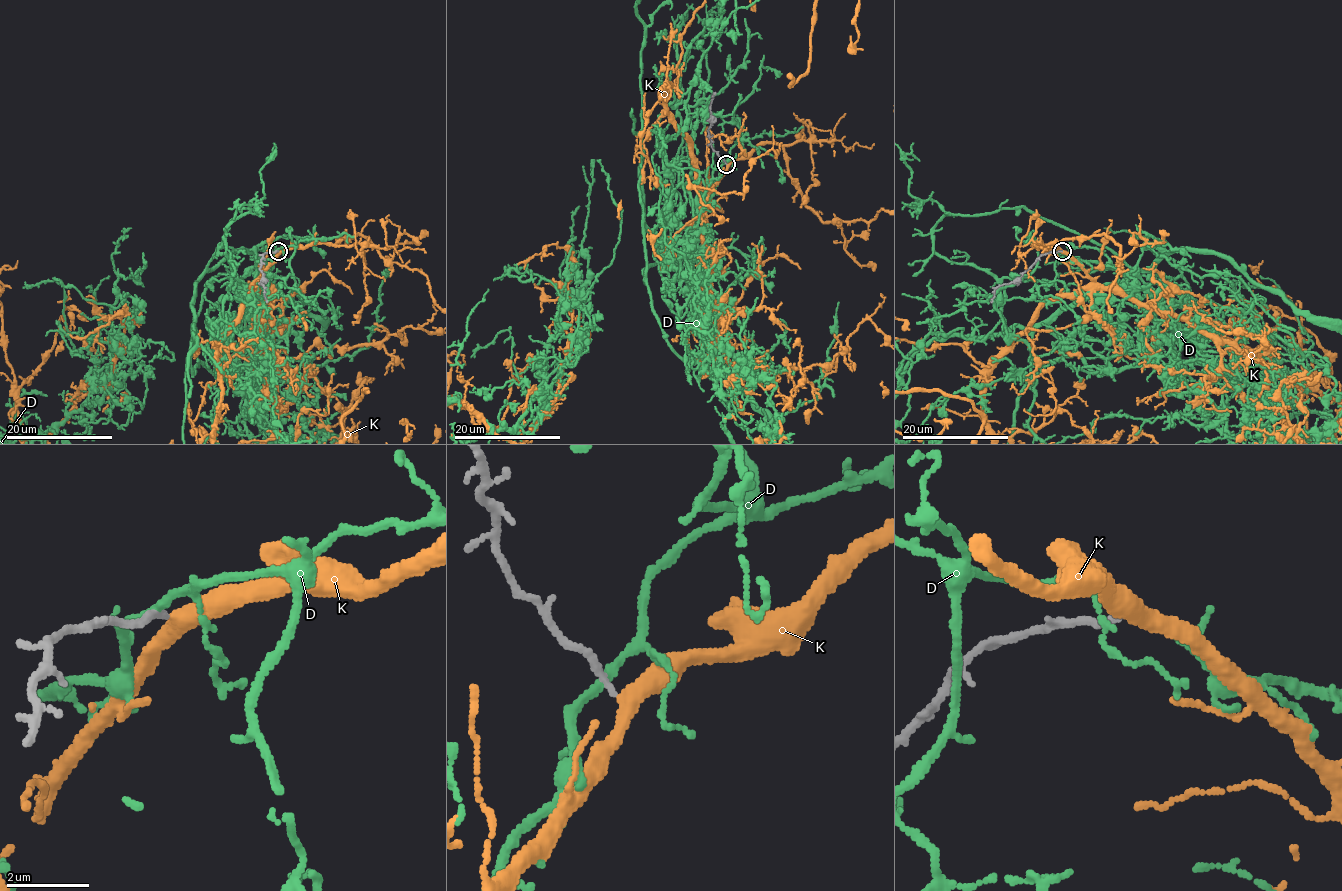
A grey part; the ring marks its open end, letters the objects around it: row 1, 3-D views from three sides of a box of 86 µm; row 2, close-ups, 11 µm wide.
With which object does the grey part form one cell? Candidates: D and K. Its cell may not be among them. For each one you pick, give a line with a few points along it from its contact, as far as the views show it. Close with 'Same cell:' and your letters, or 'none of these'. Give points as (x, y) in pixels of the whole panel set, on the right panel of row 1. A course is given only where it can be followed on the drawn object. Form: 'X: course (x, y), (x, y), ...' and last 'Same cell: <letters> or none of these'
Same cell: K

